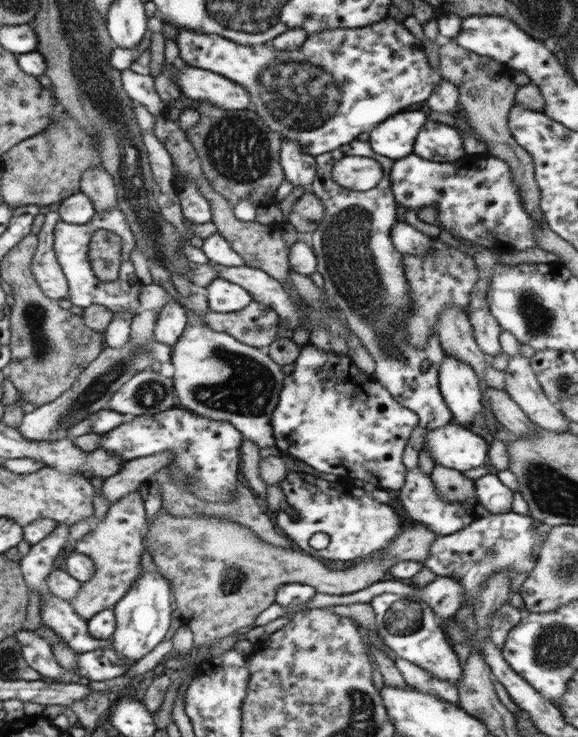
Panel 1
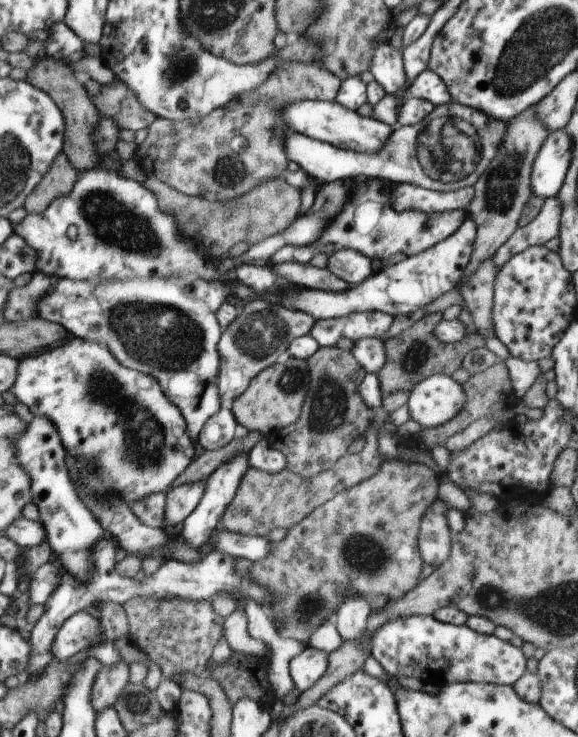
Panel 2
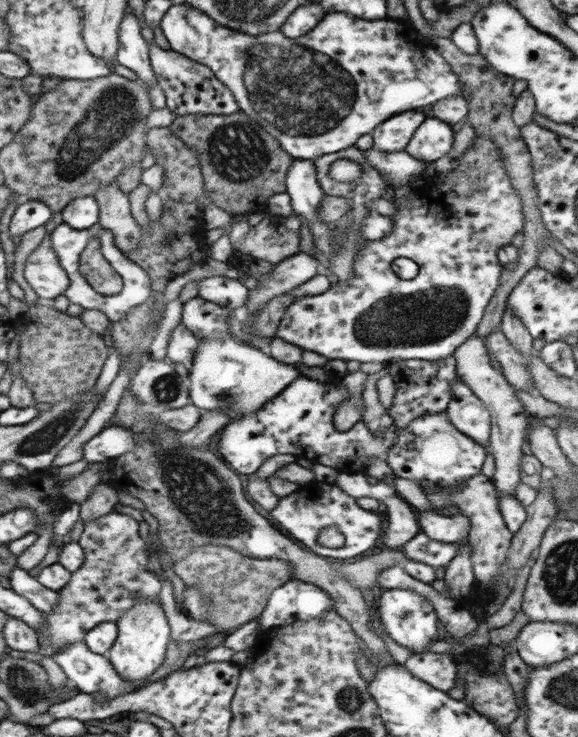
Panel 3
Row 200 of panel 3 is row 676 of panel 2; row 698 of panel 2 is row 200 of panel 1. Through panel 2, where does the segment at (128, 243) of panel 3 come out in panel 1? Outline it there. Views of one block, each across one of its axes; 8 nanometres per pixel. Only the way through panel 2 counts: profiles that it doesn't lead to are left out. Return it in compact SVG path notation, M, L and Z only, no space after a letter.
M102 166L90 167L82 175L81 189L89 196L96 211L117 207L117 190L112 175Z

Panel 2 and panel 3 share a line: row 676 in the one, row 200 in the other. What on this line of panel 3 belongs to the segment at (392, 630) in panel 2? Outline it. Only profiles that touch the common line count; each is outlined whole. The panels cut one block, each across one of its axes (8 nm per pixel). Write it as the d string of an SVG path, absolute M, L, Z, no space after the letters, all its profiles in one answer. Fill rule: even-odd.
M477 136L474 144L470 149L466 149L462 155L460 165L450 172L446 178L438 185L438 187L426 186L423 190L418 191L413 199L402 200L402 196L395 197L392 201L399 209L390 216L393 220L393 228L390 234L380 240L367 241L367 243L358 251L356 260L353 264L354 274L346 280L339 280L324 292L316 296L305 296L296 299L289 304L282 320L277 326L274 337L284 340L284 342L295 344L302 350L312 350L329 359L358 360L358 362L394 362L395 360L440 360L453 356L454 349L460 346L464 341L469 340L470 335L477 330L478 323L482 320L485 308L490 302L491 296L494 294L495 288L498 286L499 278L502 272L502 264L498 259L498 250L504 246L510 245L516 238L516 234L521 234L524 217L522 210L522 201L517 190L510 182L507 175L505 164L502 162L499 148L493 140ZM397 258L409 258L414 260L419 266L419 273L410 280L403 280L398 277L390 264Z

